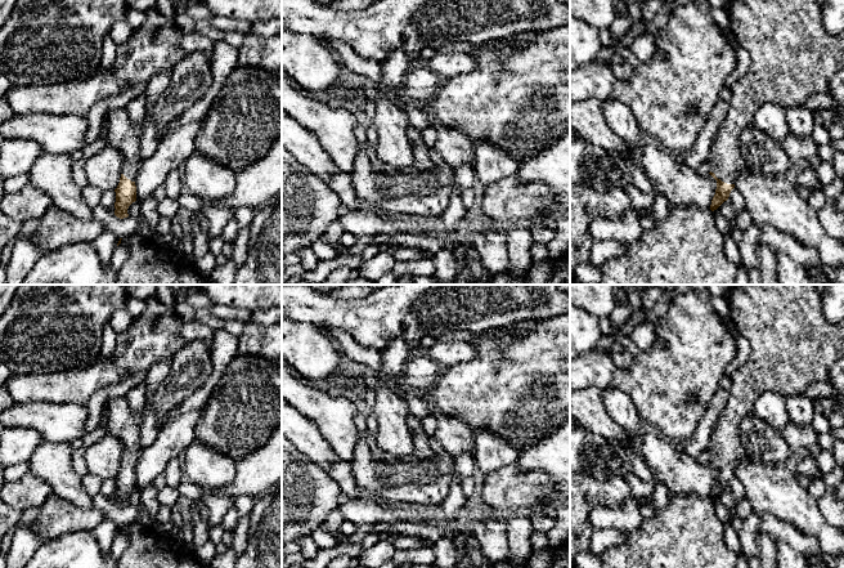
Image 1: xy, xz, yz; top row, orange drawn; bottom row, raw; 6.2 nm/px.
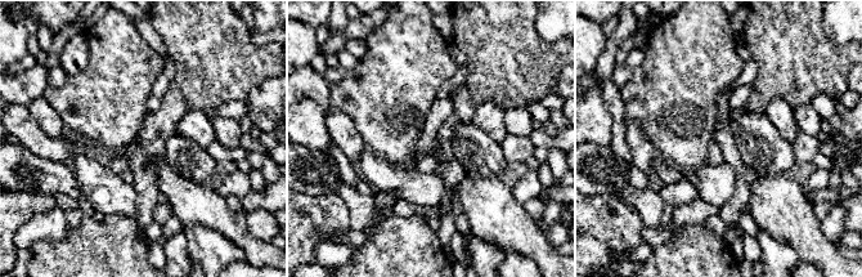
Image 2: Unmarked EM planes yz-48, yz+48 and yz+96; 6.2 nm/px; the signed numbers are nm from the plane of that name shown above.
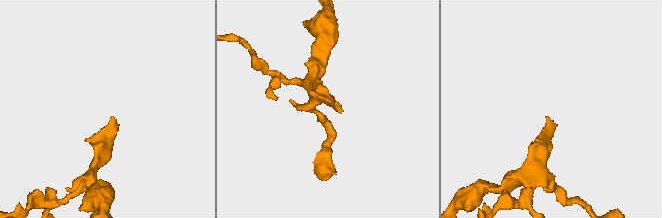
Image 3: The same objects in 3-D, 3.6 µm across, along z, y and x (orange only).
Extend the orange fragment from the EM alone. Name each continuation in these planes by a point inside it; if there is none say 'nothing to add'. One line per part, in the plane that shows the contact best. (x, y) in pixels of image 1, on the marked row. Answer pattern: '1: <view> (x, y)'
1: yz (793, 57)

